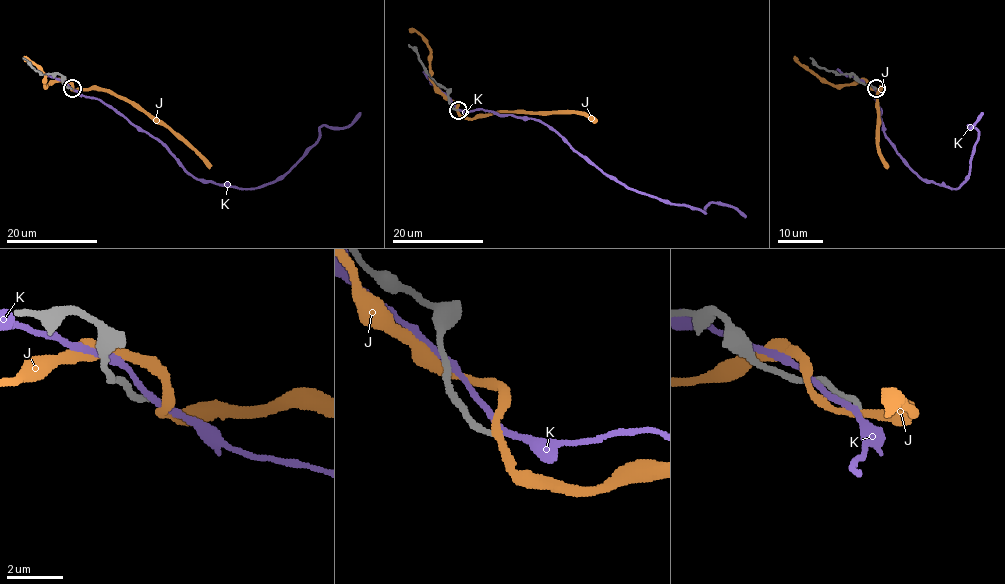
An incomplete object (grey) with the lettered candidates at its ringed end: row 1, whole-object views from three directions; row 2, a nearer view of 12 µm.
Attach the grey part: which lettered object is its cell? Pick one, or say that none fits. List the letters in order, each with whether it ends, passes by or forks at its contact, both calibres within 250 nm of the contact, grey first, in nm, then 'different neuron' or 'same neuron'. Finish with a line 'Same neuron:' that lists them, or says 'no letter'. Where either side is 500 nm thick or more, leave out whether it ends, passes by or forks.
J: it passes by; 200 nm thick on the grey side, 260 nm on the other; different neuron
K: it passes by; 200 nm thick on the grey side, 220 nm on the other; different neuron
Same neuron: no letter

